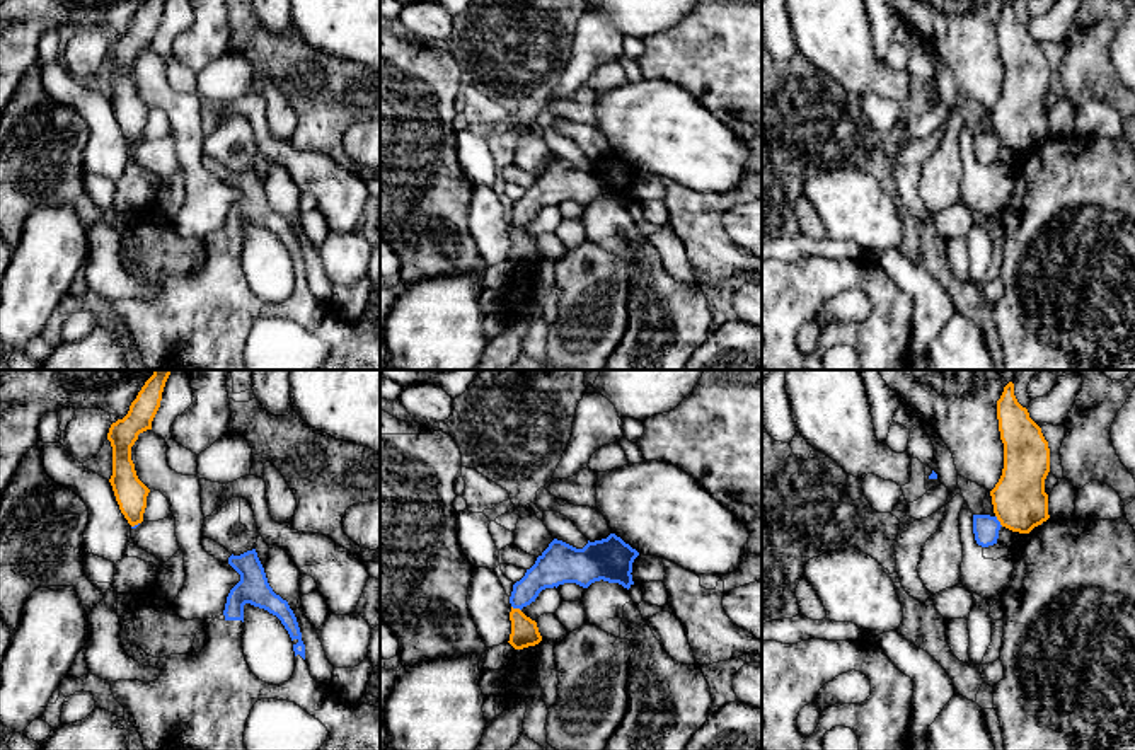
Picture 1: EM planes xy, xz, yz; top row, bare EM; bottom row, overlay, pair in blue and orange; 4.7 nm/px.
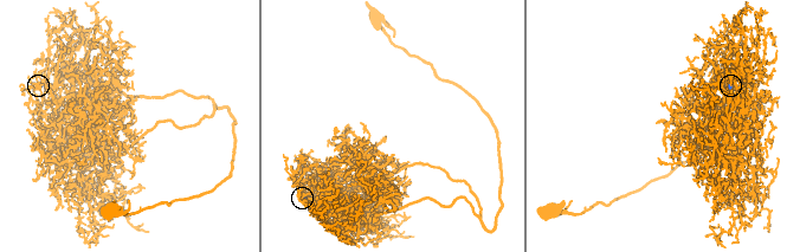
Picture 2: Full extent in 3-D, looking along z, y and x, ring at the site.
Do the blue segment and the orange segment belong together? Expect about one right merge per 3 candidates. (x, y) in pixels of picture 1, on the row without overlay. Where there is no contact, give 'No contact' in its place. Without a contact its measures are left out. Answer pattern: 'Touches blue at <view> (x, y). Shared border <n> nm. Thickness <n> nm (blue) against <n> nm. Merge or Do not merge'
Touches blue at yz (997, 138). Shared border 70 nm. Thickness 120 nm (blue) against 260 nm. Do not merge

